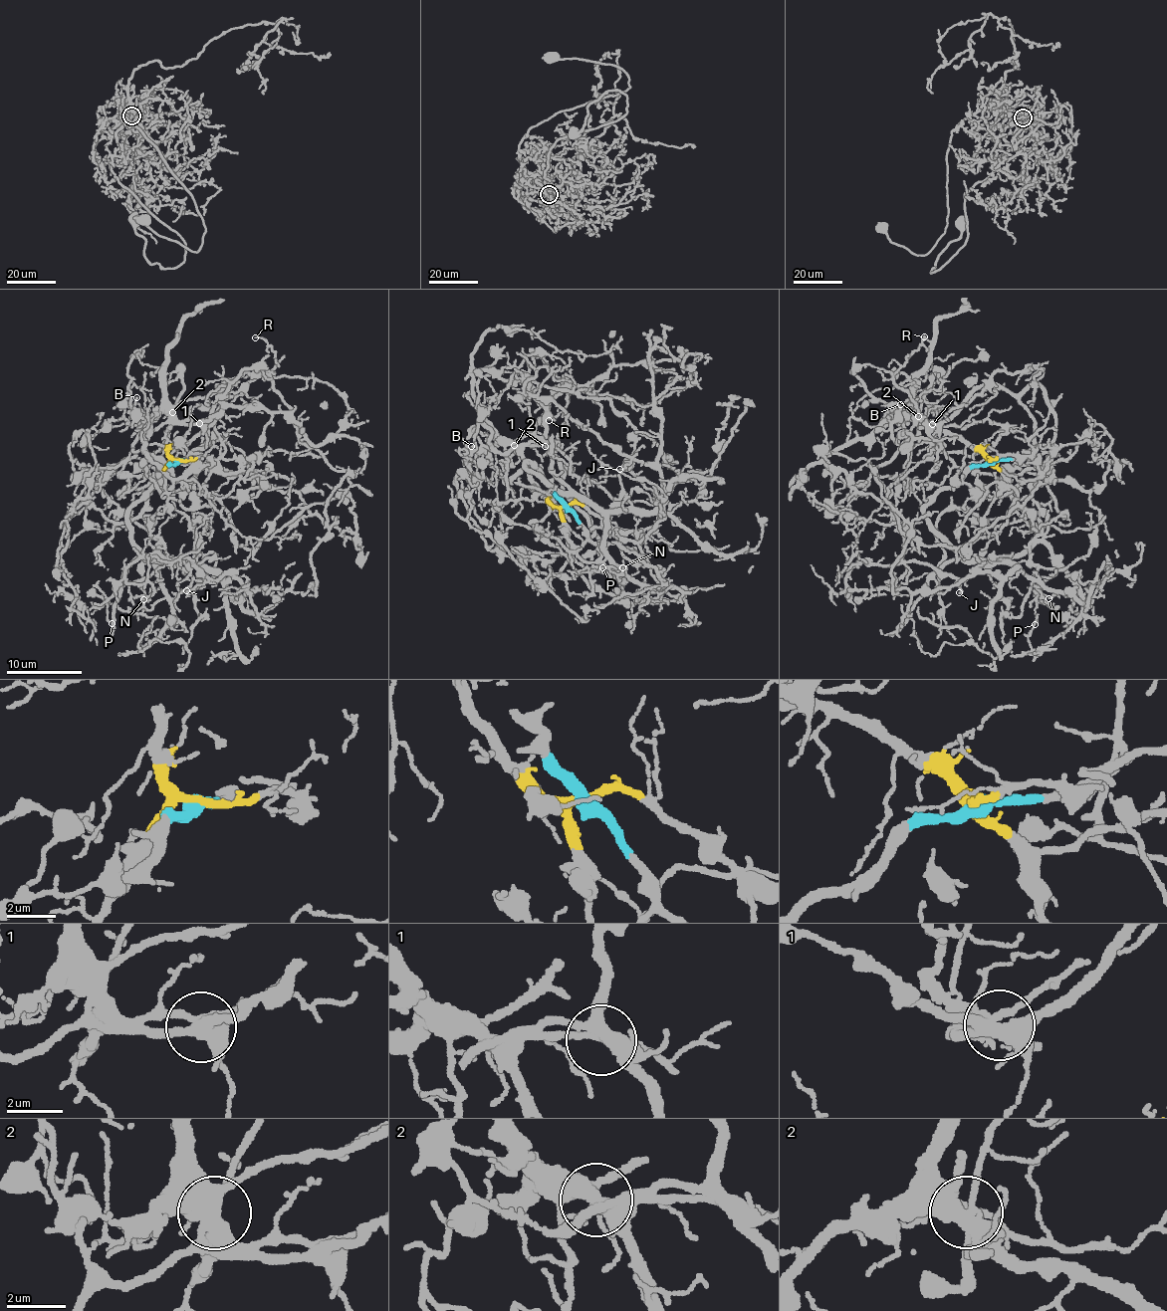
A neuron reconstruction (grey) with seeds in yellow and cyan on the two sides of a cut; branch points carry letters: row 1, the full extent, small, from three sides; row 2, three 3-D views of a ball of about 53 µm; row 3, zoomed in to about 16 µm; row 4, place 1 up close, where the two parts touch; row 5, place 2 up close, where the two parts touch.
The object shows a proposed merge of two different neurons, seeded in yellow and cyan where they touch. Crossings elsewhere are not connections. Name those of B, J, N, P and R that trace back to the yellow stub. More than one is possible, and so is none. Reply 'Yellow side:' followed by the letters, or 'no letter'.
Yellow side: R

